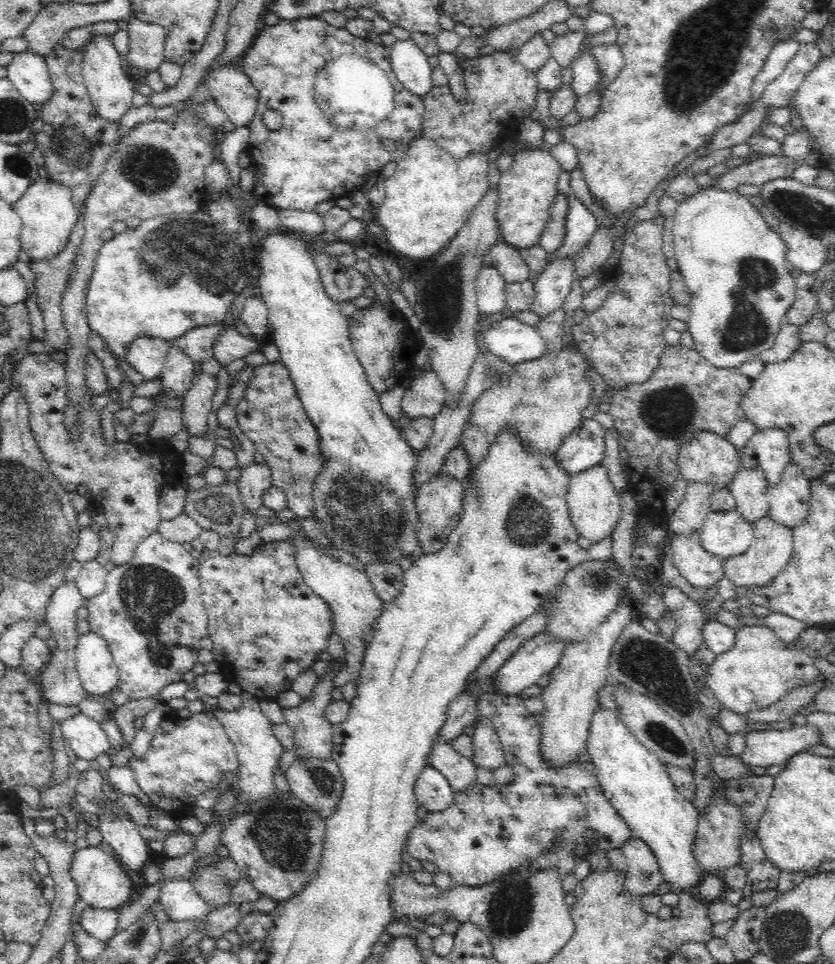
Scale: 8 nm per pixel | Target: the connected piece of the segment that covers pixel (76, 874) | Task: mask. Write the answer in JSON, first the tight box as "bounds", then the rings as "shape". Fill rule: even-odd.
{"bounds":[70,846,133,910],"shape":[[[87,846],[77,850],[71,860],[70,874],[84,906],[102,910],[119,910],[133,899],[132,880],[126,875],[121,864],[118,864],[117,859],[98,846]]]}

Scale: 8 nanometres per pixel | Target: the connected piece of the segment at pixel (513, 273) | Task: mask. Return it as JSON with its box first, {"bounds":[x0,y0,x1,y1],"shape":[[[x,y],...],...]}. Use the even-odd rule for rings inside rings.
{"bounds":[487,241,531,284],"shape":[[[500,241],[489,251],[487,262],[494,267],[508,284],[529,280],[531,275],[526,261],[520,257],[518,249]]]}

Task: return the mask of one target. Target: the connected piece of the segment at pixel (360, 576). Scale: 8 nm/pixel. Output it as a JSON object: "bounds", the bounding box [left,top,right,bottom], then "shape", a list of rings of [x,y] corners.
{"bounds":[288,536,384,688],"shape":[[[294,536],[288,539],[296,545],[298,549],[296,561],[297,567],[300,569],[306,586],[312,590],[318,597],[326,602],[326,605],[332,609],[332,619],[336,625],[336,632],[342,638],[345,650],[345,664],[335,677],[333,688],[342,687],[346,682],[354,681],[358,678],[362,668],[362,661],[365,655],[365,644],[362,640],[362,634],[367,631],[369,626],[376,626],[381,612],[384,611],[384,604],[378,598],[373,584],[370,582],[365,571],[360,571],[352,565],[338,561],[334,557],[330,557],[321,553],[314,548],[314,543],[302,538],[302,536]]]}

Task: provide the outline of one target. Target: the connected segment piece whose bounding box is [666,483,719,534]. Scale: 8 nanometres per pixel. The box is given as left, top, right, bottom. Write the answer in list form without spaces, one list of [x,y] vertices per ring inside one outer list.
[[[690,483],[684,501],[678,504],[666,525],[669,534],[701,531],[711,511],[711,496],[719,486]]]

